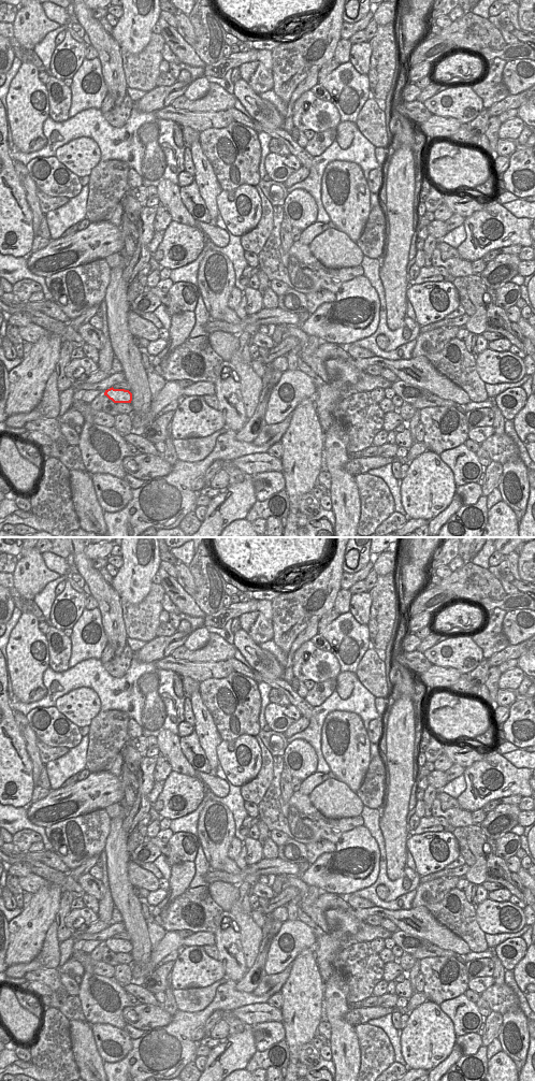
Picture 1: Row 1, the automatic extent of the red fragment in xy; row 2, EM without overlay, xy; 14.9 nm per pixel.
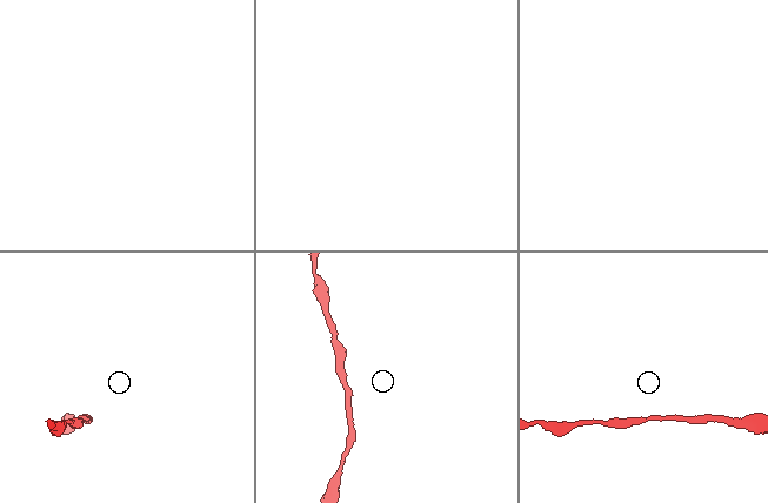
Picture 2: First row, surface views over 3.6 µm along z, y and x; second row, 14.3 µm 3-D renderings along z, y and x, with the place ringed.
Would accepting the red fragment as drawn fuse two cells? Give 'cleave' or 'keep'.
keep

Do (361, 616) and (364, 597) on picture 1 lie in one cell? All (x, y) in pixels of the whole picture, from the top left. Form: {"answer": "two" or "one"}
{"answer": "one"}

